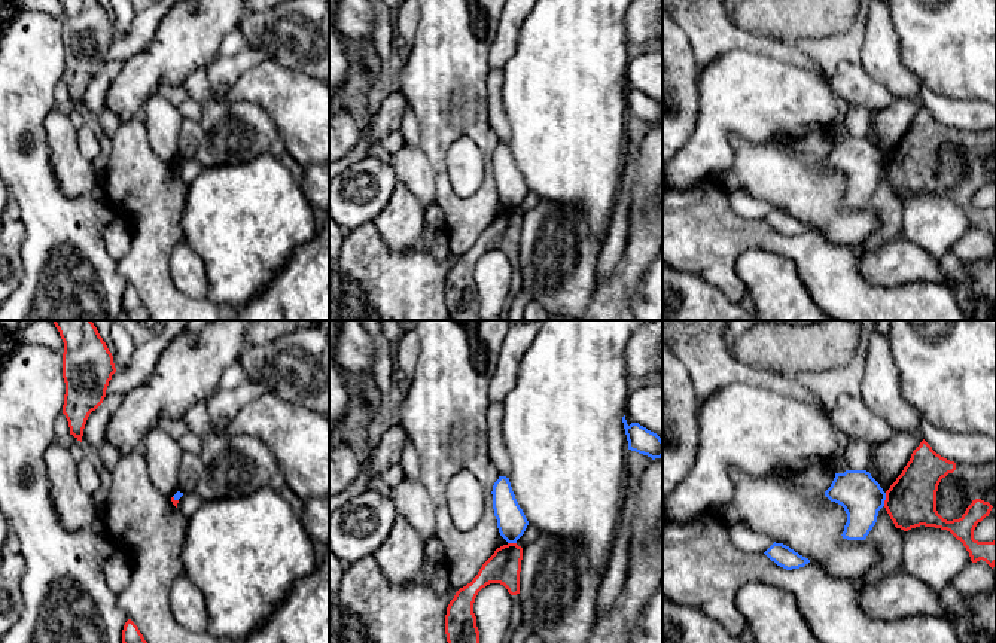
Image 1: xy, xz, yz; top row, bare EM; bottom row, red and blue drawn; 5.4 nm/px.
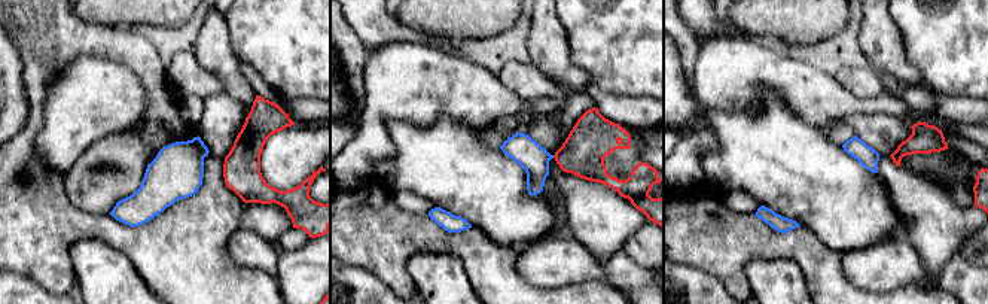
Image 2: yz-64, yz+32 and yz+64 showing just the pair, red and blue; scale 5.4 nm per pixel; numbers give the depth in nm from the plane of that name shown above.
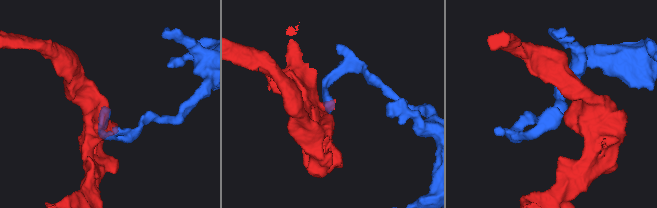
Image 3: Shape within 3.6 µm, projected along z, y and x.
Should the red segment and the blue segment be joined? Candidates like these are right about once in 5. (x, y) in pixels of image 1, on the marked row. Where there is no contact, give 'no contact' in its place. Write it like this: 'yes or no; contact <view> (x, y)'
no; contact yz (886, 499)

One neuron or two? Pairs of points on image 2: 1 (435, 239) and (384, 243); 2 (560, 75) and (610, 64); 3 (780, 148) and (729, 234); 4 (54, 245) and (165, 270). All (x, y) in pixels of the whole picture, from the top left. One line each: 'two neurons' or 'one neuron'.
1: one neuron
2: two neurons
3: two neurons
4: one neuron

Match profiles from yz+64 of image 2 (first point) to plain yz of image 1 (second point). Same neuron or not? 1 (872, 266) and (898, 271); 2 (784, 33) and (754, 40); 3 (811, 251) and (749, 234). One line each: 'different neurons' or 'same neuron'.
1: same neuron
2: different neurons
3: same neuron

